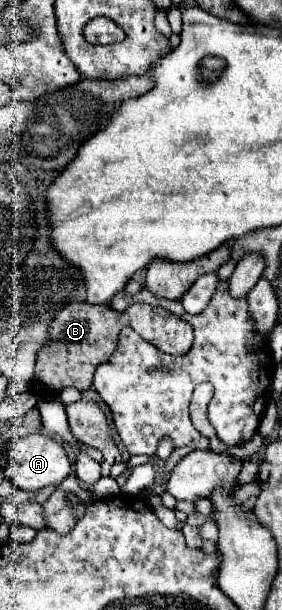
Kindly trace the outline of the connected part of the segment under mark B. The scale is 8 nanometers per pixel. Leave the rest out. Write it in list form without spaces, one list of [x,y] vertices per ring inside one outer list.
[[[74,302],[62,308],[50,324],[50,344],[38,352],[34,388],[48,392],[60,392],[66,386],[78,388],[80,392],[88,390],[96,368],[114,354],[114,348],[118,348],[118,334],[126,324],[128,318],[108,304],[94,306],[88,302]]]

